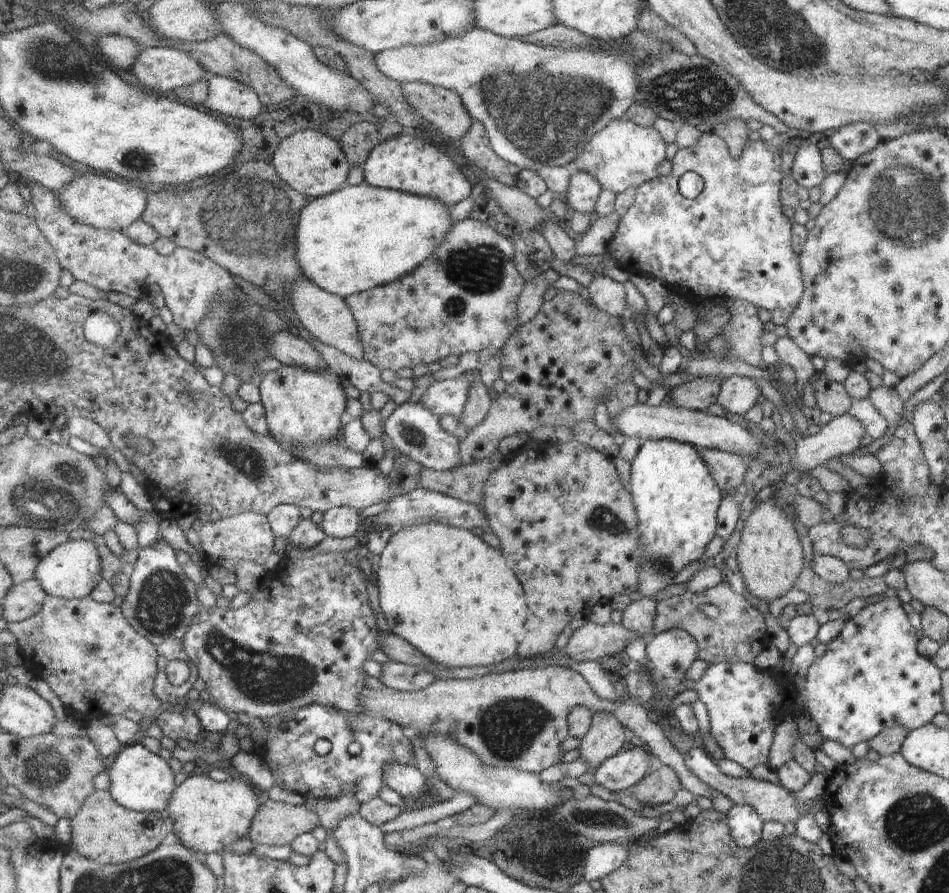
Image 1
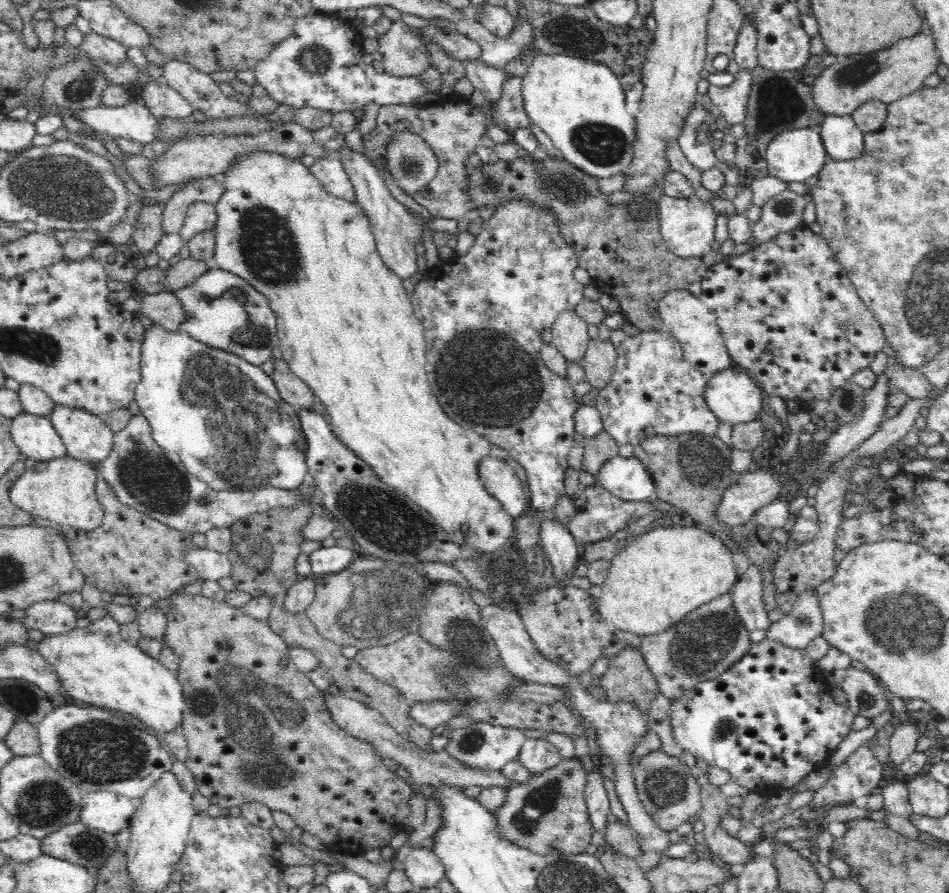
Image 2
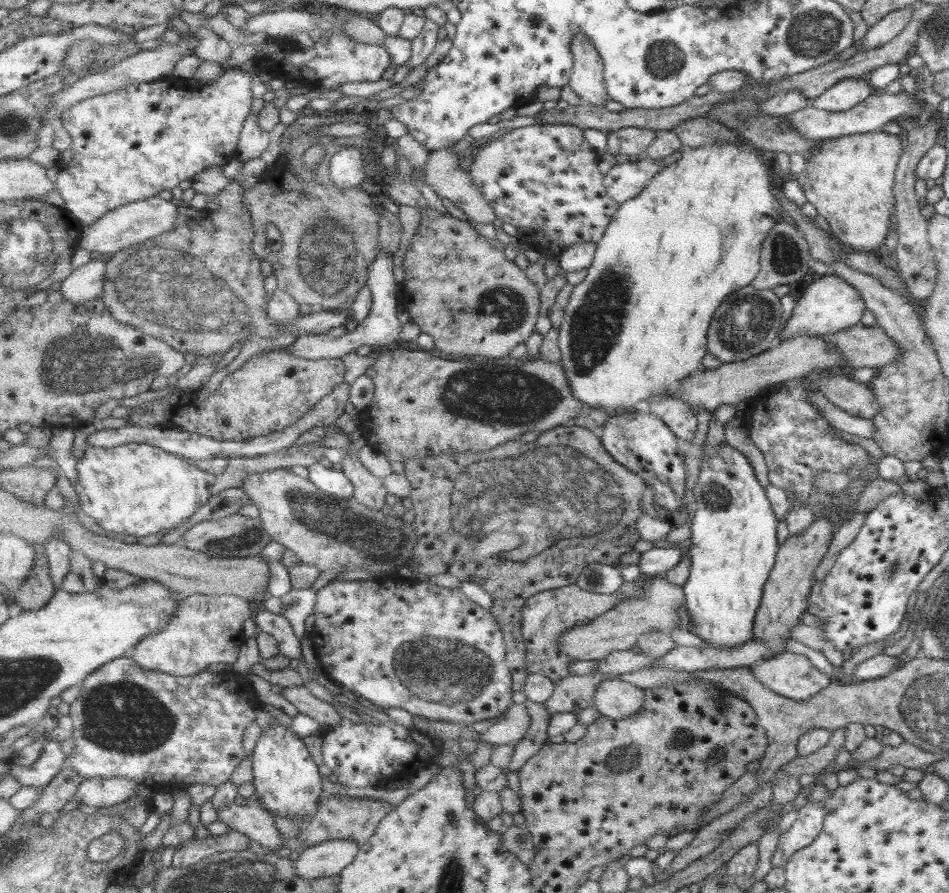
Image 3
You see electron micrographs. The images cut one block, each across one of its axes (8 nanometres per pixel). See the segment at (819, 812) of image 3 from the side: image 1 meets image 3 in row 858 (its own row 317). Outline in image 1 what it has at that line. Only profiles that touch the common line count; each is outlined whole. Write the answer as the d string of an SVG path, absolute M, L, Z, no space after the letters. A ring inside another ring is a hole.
M711 131L703 133L703 136L699 136L699 140L695 140L695 146L687 149L679 149L672 159L672 170L668 176L661 176L661 178L655 178L647 184L639 187L637 195L635 196L635 204L631 206L631 209L623 217L620 217L620 225L618 226L616 233L608 244L609 251L612 253L613 258L617 260L619 267L629 273L650 275L660 280L665 280L665 283L672 289L678 291L681 294L687 294L693 300L697 302L705 302L713 300L714 298L731 298L734 300L743 300L753 304L757 309L763 308L767 312L771 313L770 322L775 326L785 326L785 322L789 320L791 314L795 312L795 306L799 304L799 298L803 294L803 278L799 271L798 256L791 250L791 219L789 213L784 210L779 202L780 180L782 179L779 173L779 149L772 146L769 142L757 140L747 141L747 144L743 146L743 152L741 156L735 160L730 156L729 150L726 145ZM689 172L695 172L697 176L701 176L702 190L701 194L695 199L687 199L685 196L681 196L679 192L679 182L681 176Z

